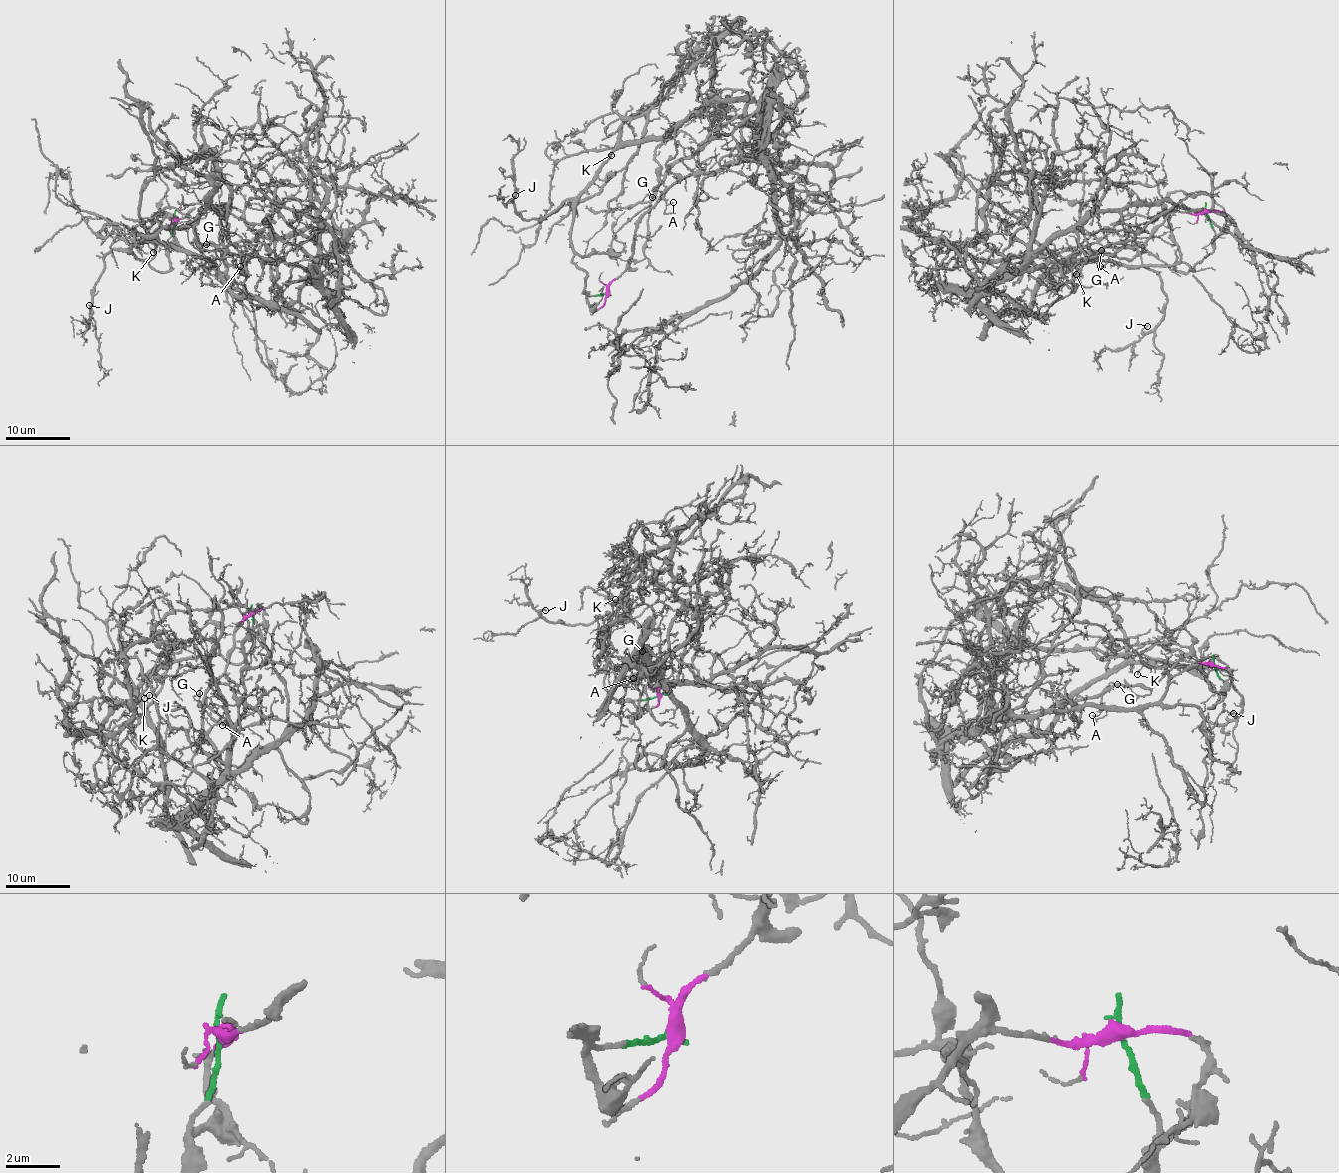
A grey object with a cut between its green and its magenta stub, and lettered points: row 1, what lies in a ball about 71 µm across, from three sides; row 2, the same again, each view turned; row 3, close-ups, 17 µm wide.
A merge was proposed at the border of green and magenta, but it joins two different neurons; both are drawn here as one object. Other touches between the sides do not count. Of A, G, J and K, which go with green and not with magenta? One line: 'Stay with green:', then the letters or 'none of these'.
Stay with green: J, K

